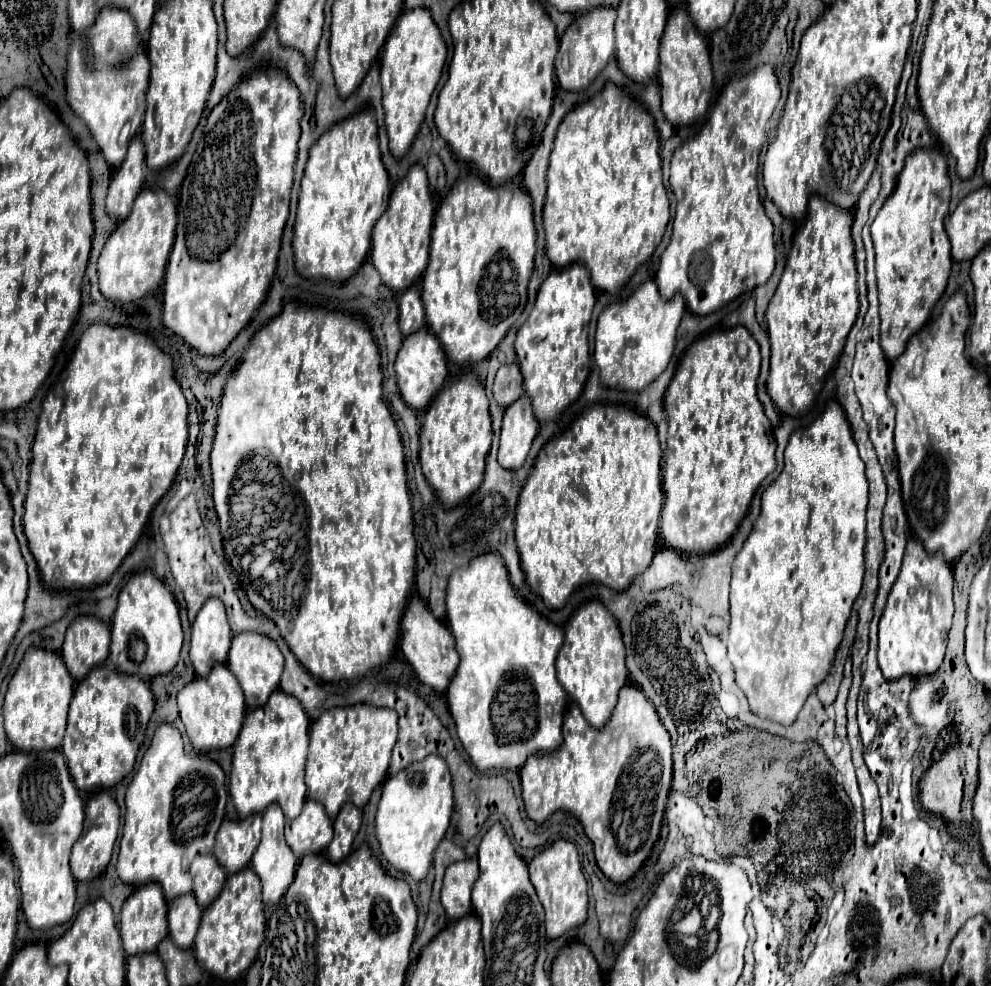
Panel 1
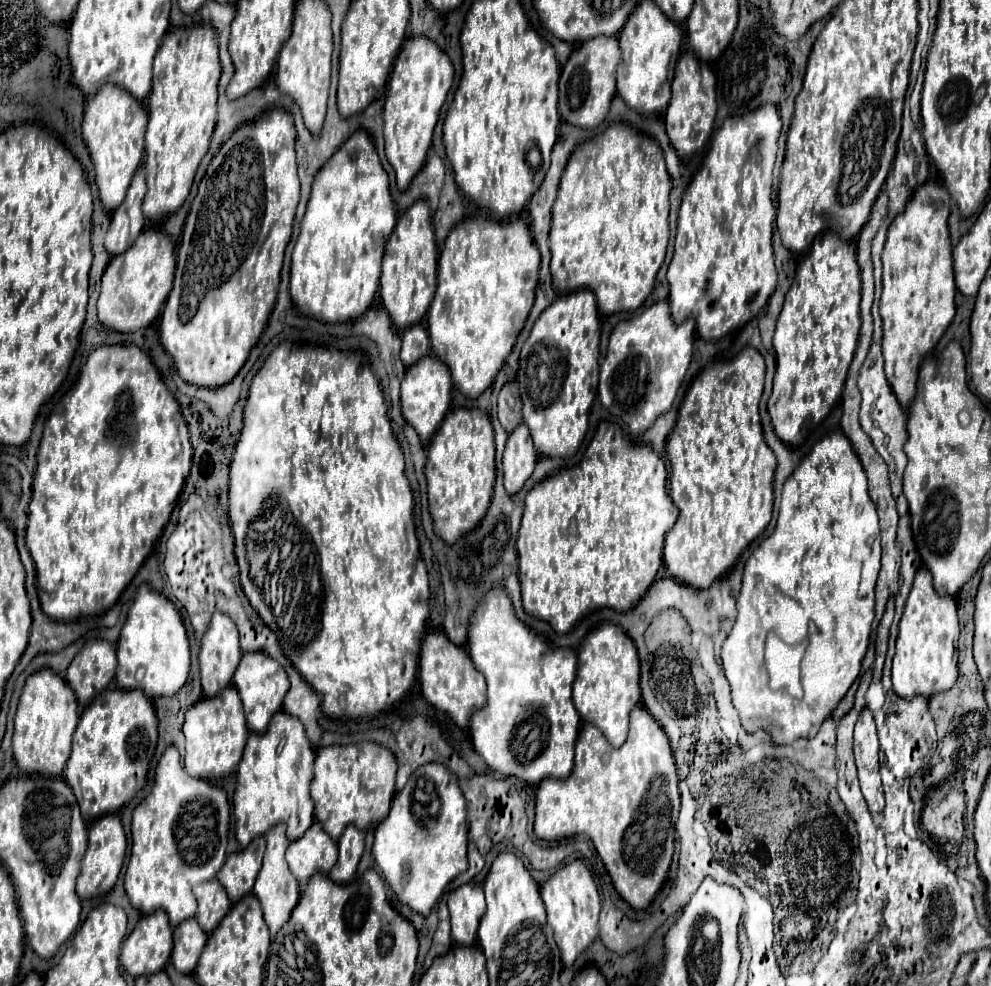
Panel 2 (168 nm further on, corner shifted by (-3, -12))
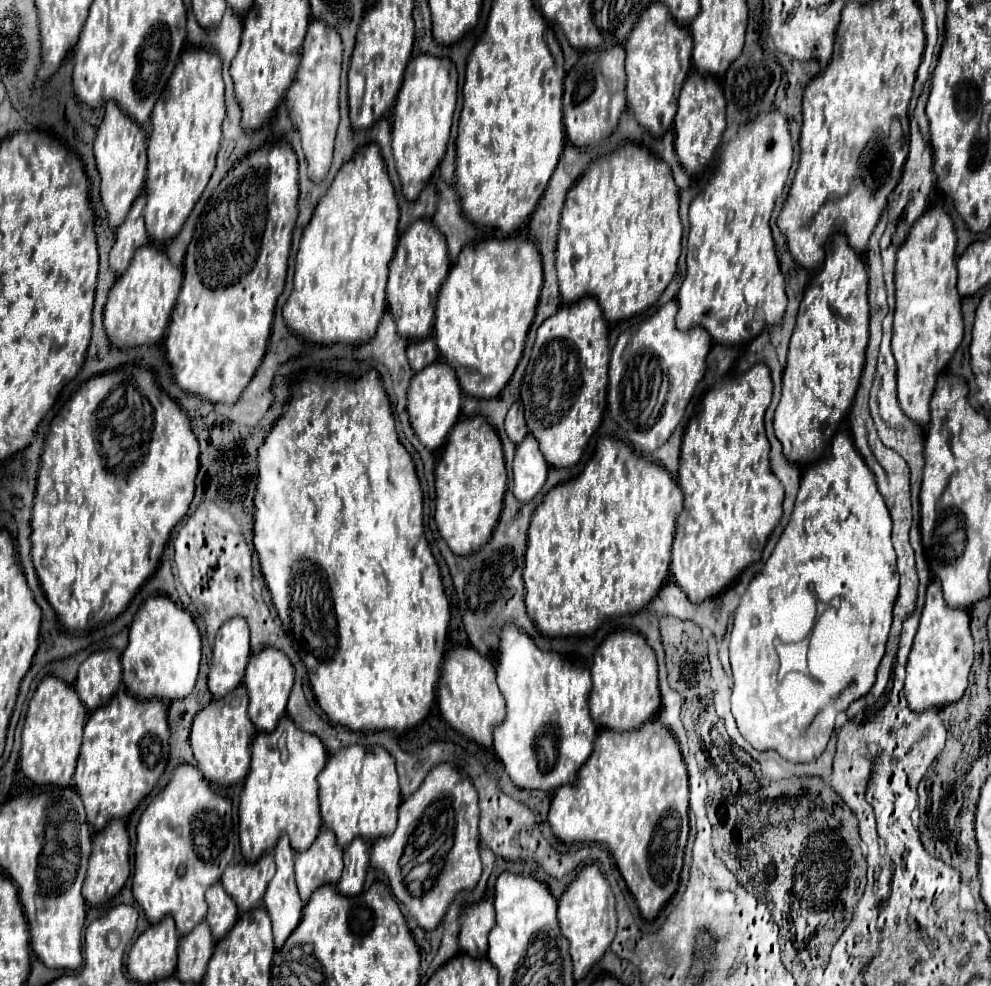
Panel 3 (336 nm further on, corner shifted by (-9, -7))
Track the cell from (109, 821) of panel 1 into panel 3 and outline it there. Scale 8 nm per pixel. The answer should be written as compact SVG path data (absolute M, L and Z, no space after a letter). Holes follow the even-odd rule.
M112 819L102 831L98 831L94 835L92 855L88 861L88 873L86 873L84 887L82 887L82 895L88 903L102 905L124 887L124 883L130 875L128 853L130 853L130 839L128 839L128 831L126 831L126 825L122 819Z

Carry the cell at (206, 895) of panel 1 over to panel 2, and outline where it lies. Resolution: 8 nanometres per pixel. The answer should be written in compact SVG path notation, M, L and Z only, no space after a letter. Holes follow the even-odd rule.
M216 878L198 884L194 888L194 894L196 894L196 900L198 900L196 920L204 928L206 934L212 934L216 924L220 924L220 920L228 914L232 904L230 904L224 888L220 888Z

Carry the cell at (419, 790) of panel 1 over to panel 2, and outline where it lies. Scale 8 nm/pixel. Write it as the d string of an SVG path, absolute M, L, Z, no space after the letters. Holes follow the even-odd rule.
M424 764L408 780L408 784L392 800L392 810L384 822L376 826L372 856L382 870L386 882L398 900L410 906L414 912L428 916L438 902L444 888L468 868L468 820L466 820L466 798L458 788L458 778L444 764Z

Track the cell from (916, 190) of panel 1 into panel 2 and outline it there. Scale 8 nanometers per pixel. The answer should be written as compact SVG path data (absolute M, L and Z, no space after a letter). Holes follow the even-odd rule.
M938 182L922 184L908 208L896 216L888 230L888 240L882 252L884 290L880 298L880 316L884 320L882 350L886 360L886 378L898 396L898 402L908 408L916 394L918 368L928 352L934 350L956 314L956 284L952 242L948 234L950 194Z

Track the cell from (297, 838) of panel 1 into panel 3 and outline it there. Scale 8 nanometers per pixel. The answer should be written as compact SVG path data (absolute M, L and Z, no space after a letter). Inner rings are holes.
M322 829L310 849L296 853L294 857L296 883L302 901L306 903L312 891L322 883L338 883L342 867L342 847L336 843L336 835Z

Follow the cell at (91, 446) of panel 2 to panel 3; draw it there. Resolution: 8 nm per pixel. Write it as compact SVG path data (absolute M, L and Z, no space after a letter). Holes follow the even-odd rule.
M132 363L114 371L106 371L102 375L94 375L80 385L80 389L64 403L58 415L50 423L50 431L46 435L44 451L40 457L40 473L36 485L36 499L34 499L34 513L32 513L32 561L42 583L44 595L48 603L54 607L60 623L68 631L88 631L98 623L108 623L116 619L130 603L138 587L156 571L164 545L170 539L170 531L174 525L186 515L188 505L194 497L194 479L198 473L198 439L190 429L188 415L180 409L180 405L164 393L156 385L156 377L150 369L140 363Z

